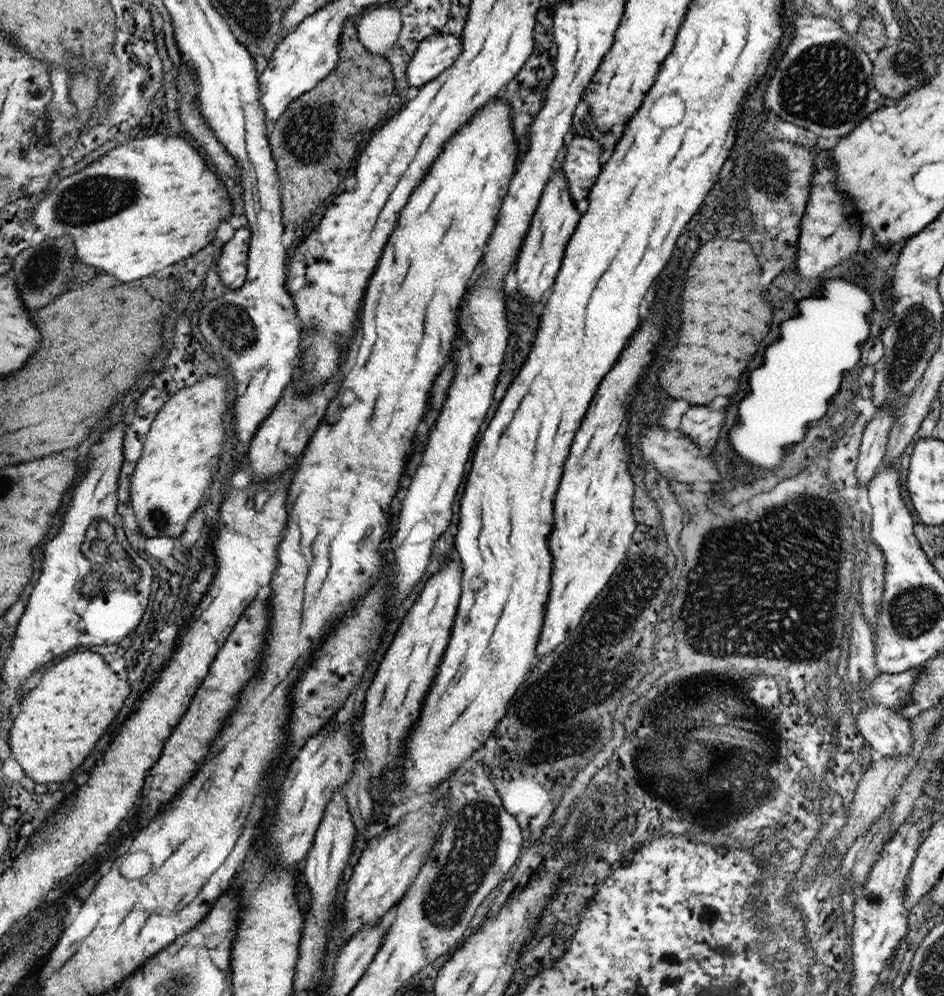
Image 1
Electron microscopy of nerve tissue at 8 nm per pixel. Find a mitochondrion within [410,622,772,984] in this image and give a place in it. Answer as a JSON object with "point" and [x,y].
{"point":[478,830]}

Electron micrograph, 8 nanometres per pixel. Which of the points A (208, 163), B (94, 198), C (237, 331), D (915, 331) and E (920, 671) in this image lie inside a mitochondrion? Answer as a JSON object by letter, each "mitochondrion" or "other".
{"A":"other","B":"mitochondrion","C":"mitochondrion","D":"mitochondrion","E":"other"}

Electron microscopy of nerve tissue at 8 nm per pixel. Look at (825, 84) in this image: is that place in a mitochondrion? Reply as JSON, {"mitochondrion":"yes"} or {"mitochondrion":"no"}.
{"mitochondrion":"yes"}

